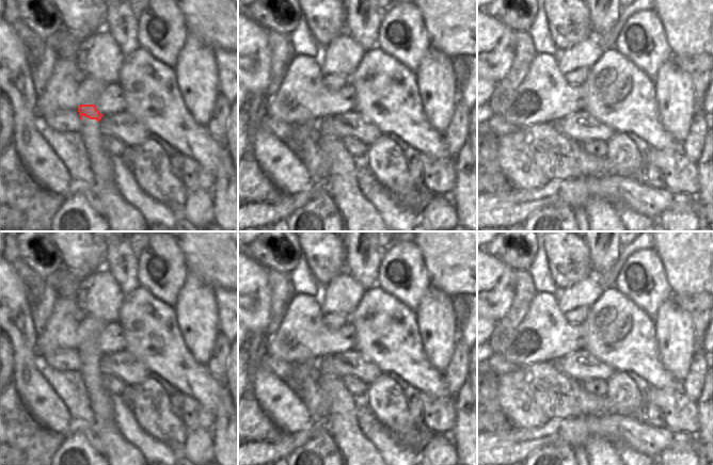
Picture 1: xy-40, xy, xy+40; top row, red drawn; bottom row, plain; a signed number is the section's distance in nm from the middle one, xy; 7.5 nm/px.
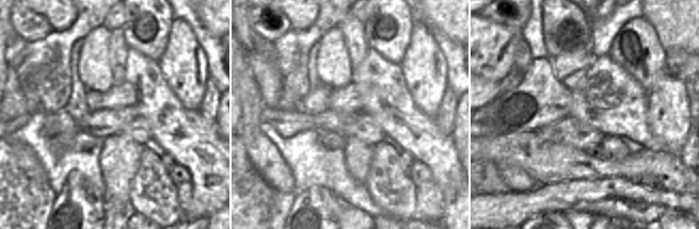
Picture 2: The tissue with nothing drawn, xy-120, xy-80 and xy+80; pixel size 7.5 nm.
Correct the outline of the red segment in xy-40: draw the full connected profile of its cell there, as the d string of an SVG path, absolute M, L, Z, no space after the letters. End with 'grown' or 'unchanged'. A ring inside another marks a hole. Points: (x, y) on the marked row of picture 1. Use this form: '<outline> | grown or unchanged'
M80 105L78 110L58 109L49 113L38 114L44 122L58 132L80 132L82 126L82 116L90 119L96 119L98 123L104 116L95 105Z | grown

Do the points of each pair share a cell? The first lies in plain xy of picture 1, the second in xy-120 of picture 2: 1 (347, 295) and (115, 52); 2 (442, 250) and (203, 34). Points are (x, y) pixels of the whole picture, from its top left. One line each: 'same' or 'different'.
1: different
2: different

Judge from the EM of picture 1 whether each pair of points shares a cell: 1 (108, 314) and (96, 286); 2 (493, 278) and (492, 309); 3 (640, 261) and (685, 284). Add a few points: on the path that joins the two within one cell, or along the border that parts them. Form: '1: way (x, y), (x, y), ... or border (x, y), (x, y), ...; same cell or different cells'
1: way (106, 307), (103, 292); same cell
2: way (493, 286), (495, 288), (495, 302); same cell
3: border (655, 251), (664, 268), (668, 286), (674, 293); different cells

